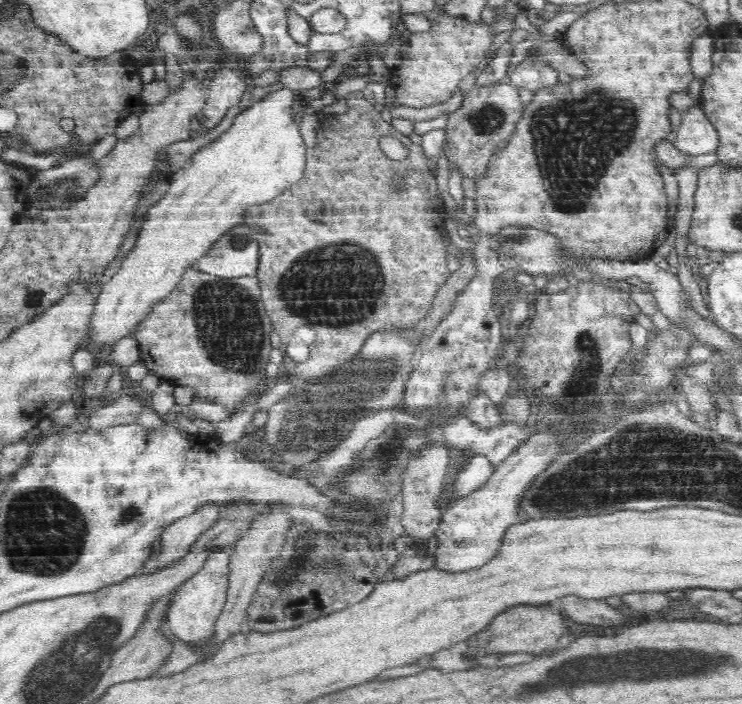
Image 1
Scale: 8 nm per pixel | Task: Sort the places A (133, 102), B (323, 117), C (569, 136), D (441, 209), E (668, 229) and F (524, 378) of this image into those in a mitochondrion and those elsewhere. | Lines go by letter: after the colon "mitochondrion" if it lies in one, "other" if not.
A: other
B: other
C: mitochondrion
D: other
E: other
F: other

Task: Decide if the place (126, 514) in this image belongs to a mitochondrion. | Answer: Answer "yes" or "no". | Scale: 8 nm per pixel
yes

